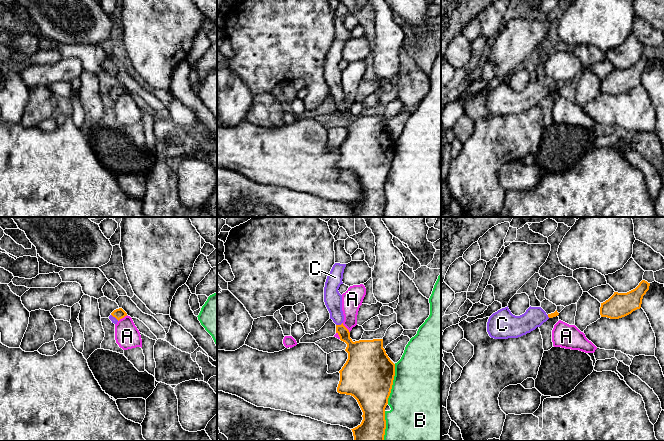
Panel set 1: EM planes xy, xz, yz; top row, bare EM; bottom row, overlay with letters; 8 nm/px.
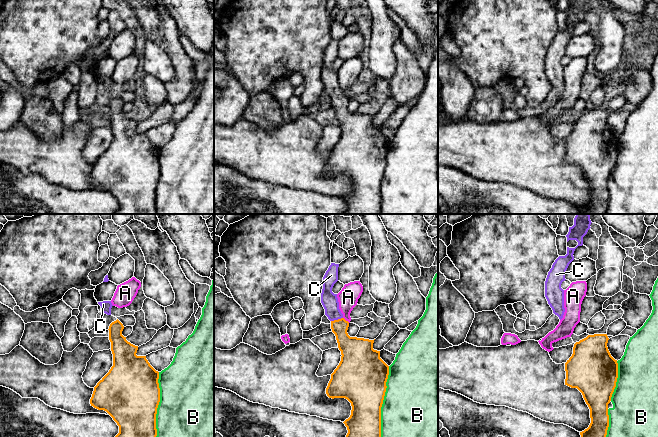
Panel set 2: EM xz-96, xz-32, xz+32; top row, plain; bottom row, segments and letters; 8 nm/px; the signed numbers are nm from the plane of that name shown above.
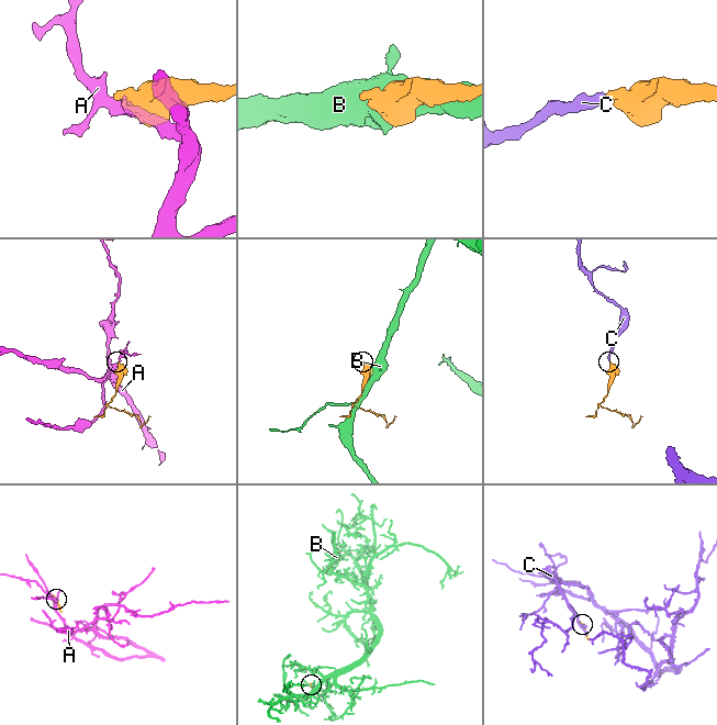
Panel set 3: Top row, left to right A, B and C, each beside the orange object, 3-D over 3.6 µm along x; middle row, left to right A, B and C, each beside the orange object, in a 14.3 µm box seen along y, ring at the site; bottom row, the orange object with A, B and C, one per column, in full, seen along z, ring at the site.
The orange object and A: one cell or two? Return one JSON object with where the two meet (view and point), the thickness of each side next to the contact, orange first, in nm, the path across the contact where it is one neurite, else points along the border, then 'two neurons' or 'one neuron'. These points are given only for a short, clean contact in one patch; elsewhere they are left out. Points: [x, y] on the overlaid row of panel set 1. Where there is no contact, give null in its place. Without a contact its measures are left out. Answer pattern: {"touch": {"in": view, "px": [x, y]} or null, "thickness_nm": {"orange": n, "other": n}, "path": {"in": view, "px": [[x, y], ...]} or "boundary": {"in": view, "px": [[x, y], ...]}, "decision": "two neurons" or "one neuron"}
{"touch": {"in": "xy", "px": [122, 317]}, "thickness_nm": {"orange": 80, "other": 200}, "boundary": {"in": "xy", "px": [[127, 315], [118, 321]]}, "decision": "two neurons"}

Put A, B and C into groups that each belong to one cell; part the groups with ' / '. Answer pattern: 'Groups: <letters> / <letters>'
Groups: A / B / C

